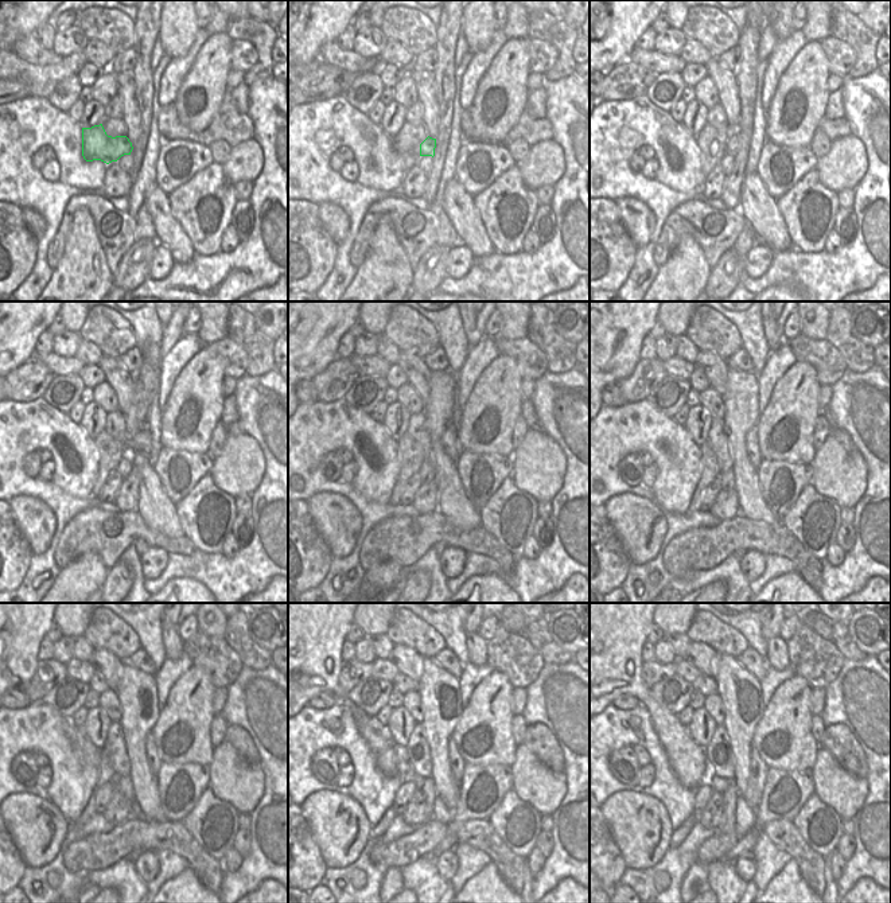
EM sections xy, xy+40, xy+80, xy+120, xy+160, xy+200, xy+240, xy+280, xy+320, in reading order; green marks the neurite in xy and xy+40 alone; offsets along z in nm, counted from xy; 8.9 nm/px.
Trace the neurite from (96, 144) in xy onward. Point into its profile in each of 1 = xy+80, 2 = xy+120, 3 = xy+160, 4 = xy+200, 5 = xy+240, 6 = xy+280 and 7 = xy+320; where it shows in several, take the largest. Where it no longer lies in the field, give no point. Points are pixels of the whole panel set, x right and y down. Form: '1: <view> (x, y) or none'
1: xy+80 (735, 140)
2: xy+120 (140, 443)
3: xy+160 (451, 447)
4: xy+200 (753, 443)
5: xy+240 (154, 761)
6: xy+280 (458, 765)
7: xy+320 (758, 769)

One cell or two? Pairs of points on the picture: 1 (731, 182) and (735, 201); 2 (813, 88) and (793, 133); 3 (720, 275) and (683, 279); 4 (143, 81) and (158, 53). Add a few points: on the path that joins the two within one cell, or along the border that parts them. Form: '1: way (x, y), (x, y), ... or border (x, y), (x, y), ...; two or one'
1: way (732, 186), (732, 197); one
2: way (809, 98), (808, 113), (802, 123); one
3: border (711, 269), (704, 287); two
4: border (158, 39), (151, 54), (152, 71); two

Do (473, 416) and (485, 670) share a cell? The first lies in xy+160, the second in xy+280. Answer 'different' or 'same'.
different

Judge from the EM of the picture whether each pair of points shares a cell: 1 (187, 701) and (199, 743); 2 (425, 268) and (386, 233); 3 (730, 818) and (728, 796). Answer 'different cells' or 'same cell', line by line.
1: same cell
2: different cells
3: same cell

